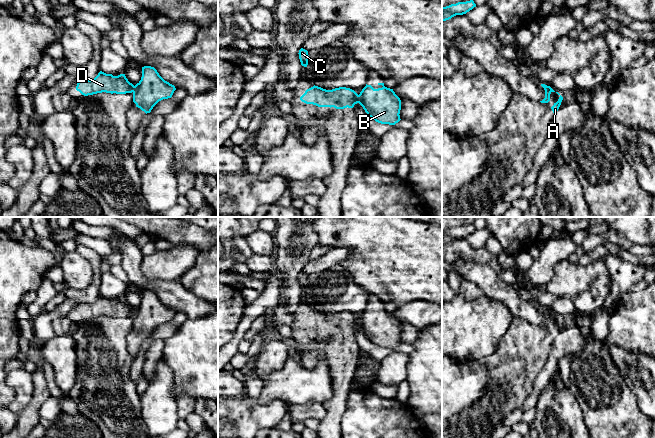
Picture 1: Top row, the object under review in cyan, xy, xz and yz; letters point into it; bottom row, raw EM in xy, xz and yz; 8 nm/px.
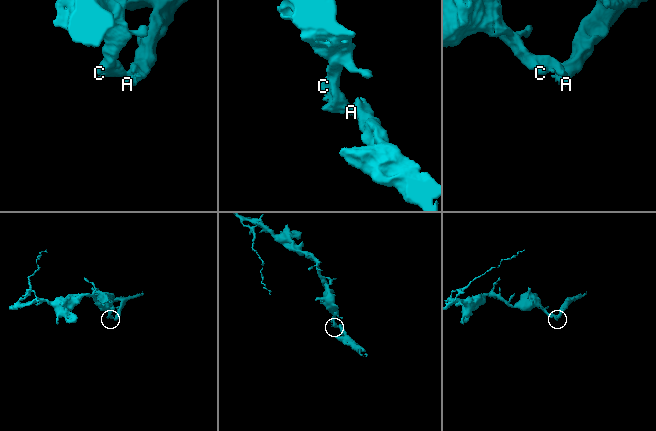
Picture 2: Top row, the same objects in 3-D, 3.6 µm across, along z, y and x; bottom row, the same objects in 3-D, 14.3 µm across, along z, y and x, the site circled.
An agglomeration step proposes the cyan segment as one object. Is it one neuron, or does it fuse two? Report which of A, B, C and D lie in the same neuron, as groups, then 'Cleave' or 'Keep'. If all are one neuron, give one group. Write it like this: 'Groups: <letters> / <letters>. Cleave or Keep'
Groups: A B / C D. Cleave

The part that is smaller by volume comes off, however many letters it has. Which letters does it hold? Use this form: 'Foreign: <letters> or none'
Foreign: A, B

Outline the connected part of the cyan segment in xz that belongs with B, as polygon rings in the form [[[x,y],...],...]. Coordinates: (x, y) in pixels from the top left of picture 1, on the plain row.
[[[378,307],[382,312],[374,313],[367,309],[358,319],[358,327],[369,341],[381,348],[395,349],[400,343],[401,324],[393,313]]]

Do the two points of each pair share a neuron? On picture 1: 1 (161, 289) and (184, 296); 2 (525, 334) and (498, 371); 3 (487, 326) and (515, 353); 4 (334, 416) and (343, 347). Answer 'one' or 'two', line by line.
1: one
2: one
3: two
4: one

